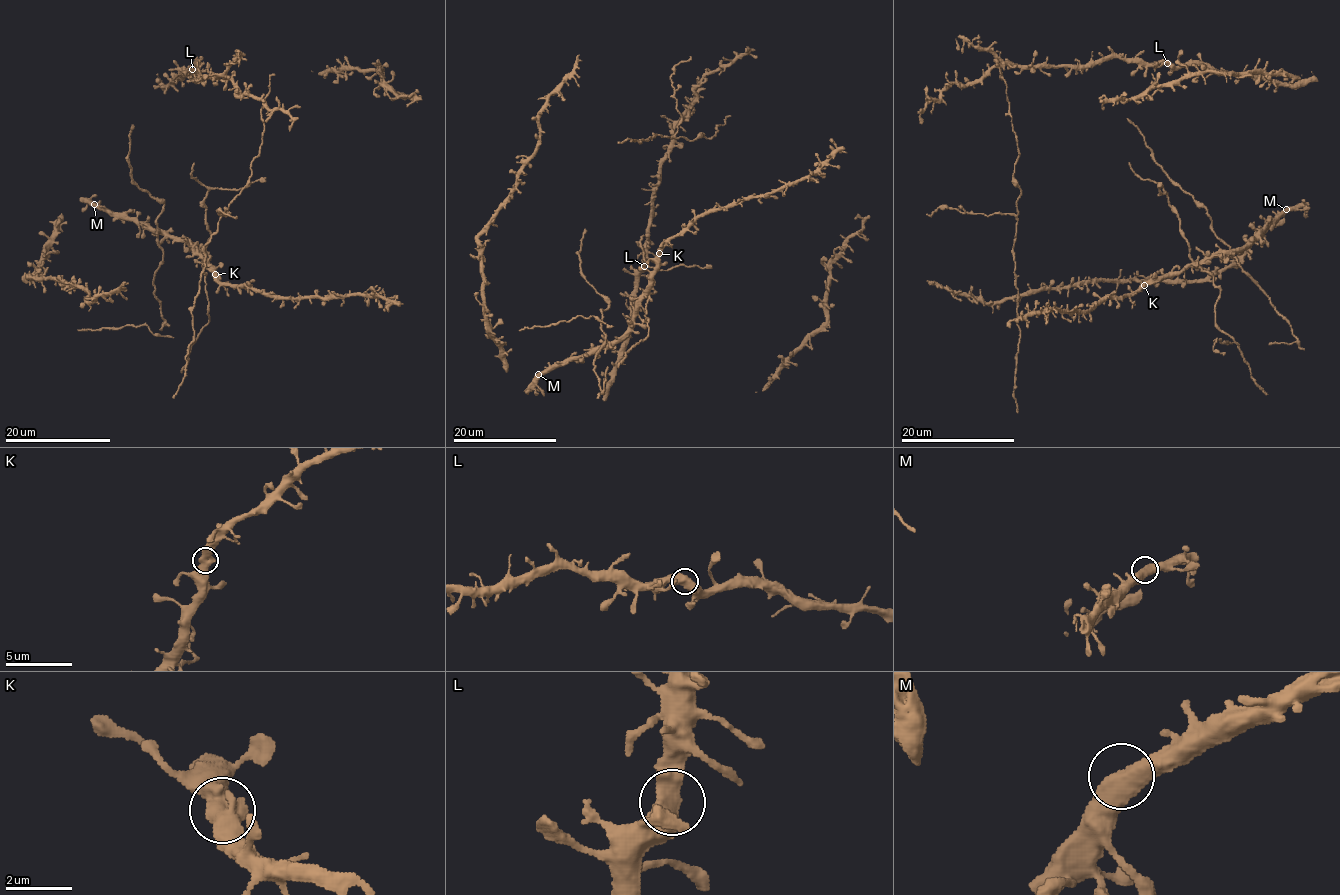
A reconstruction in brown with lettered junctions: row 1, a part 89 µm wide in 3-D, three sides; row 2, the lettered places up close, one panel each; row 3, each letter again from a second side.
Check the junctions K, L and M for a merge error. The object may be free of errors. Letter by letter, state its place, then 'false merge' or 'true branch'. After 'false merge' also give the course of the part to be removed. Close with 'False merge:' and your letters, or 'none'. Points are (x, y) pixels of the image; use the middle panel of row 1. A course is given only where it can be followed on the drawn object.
K: at (659, 253); true branch
L: at (644, 266); true branch
M: at (538, 374); true branch
False merge: none

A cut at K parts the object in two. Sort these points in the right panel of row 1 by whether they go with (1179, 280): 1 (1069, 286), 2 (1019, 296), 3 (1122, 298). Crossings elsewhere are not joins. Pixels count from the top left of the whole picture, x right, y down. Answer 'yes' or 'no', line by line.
1: yes
2: yes
3: no

